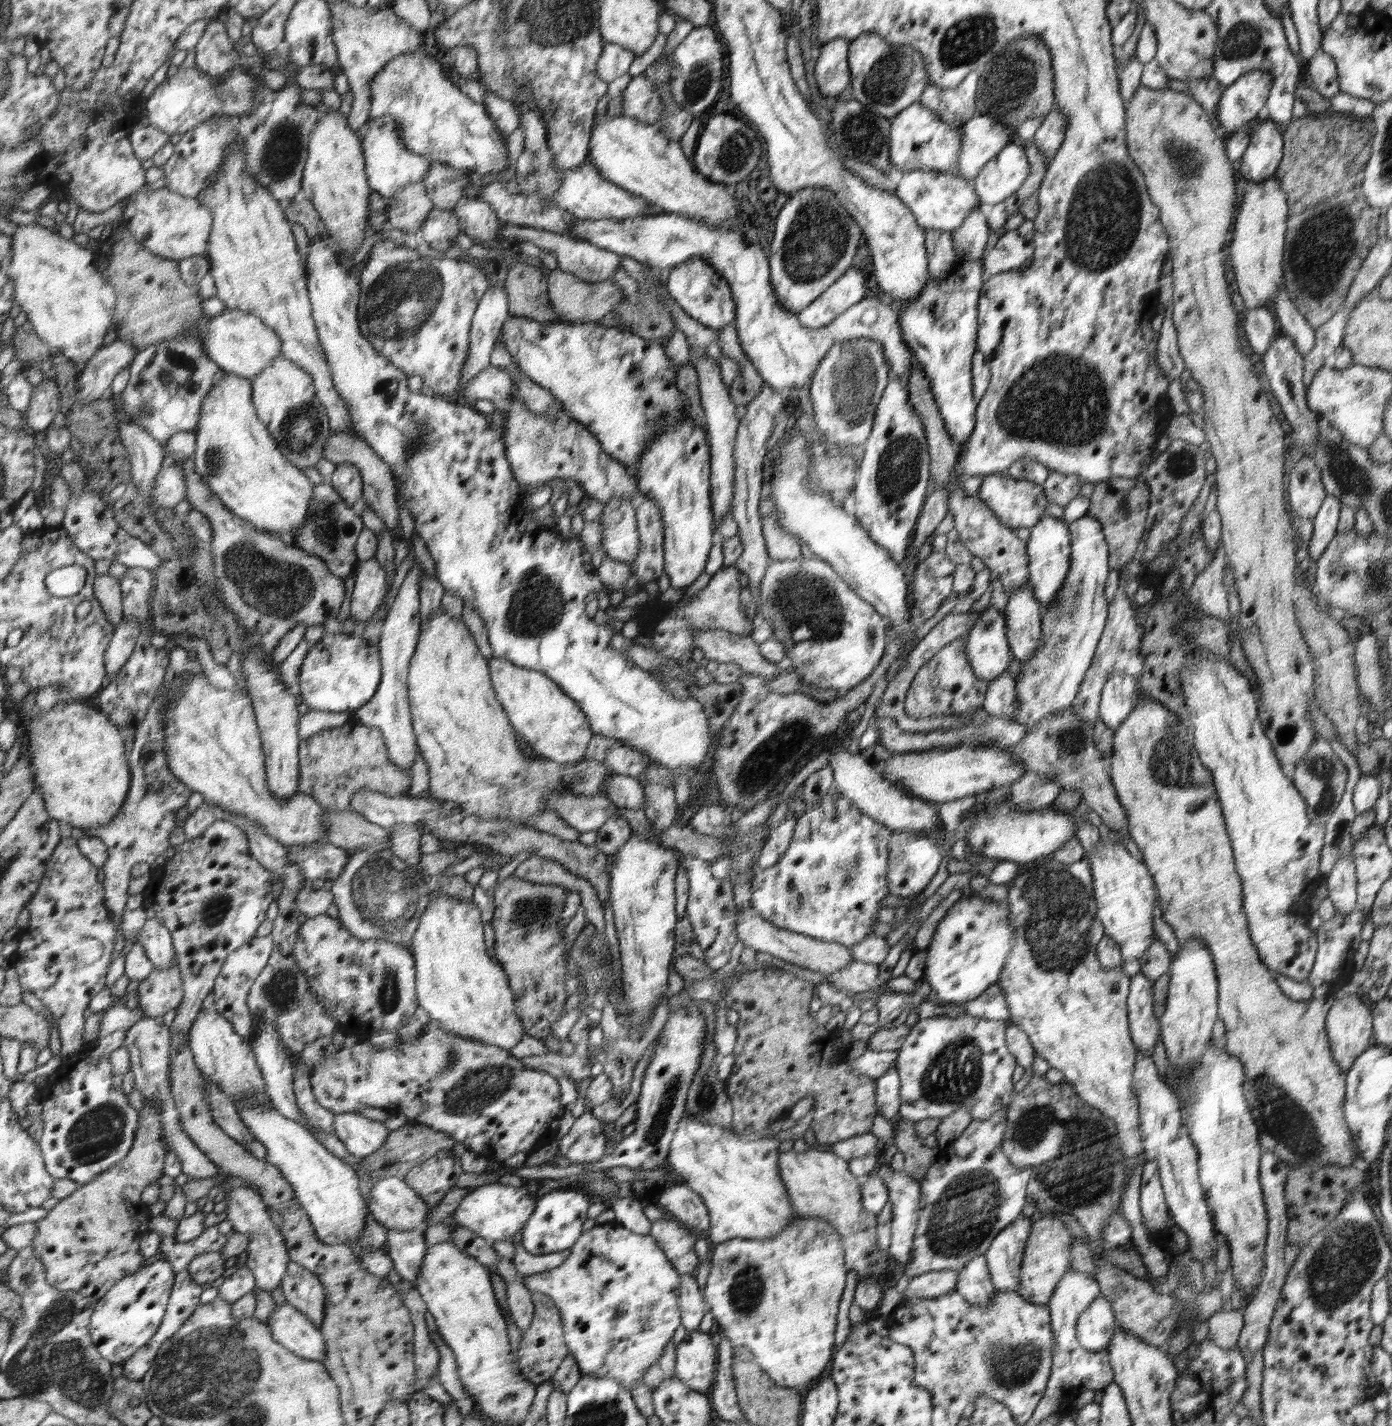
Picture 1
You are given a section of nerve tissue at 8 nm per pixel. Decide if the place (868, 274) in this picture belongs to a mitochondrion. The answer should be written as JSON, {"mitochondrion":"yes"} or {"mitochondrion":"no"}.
{"mitochondrion":"no"}

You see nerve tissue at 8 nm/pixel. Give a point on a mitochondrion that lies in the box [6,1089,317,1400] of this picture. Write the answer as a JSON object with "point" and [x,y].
{"point":[94,1136]}

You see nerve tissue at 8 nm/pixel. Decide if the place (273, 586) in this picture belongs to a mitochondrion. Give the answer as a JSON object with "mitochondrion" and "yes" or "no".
{"mitochondrion":"yes"}

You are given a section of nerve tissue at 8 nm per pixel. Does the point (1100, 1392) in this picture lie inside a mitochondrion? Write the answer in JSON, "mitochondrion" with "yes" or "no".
{"mitochondrion":"no"}

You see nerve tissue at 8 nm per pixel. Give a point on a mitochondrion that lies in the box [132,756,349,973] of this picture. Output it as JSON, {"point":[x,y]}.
{"point":[215,908]}

